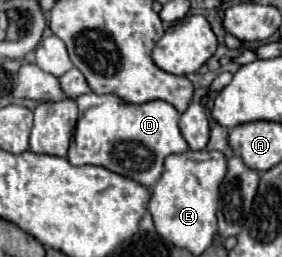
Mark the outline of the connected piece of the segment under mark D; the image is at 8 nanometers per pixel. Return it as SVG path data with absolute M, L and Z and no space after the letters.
M96 93L80 95L76 101L80 117L67 153L72 165L98 165L150 189L162 175L162 161L172 153L188 149L178 129L180 113L166 101L122 105L116 95Z

